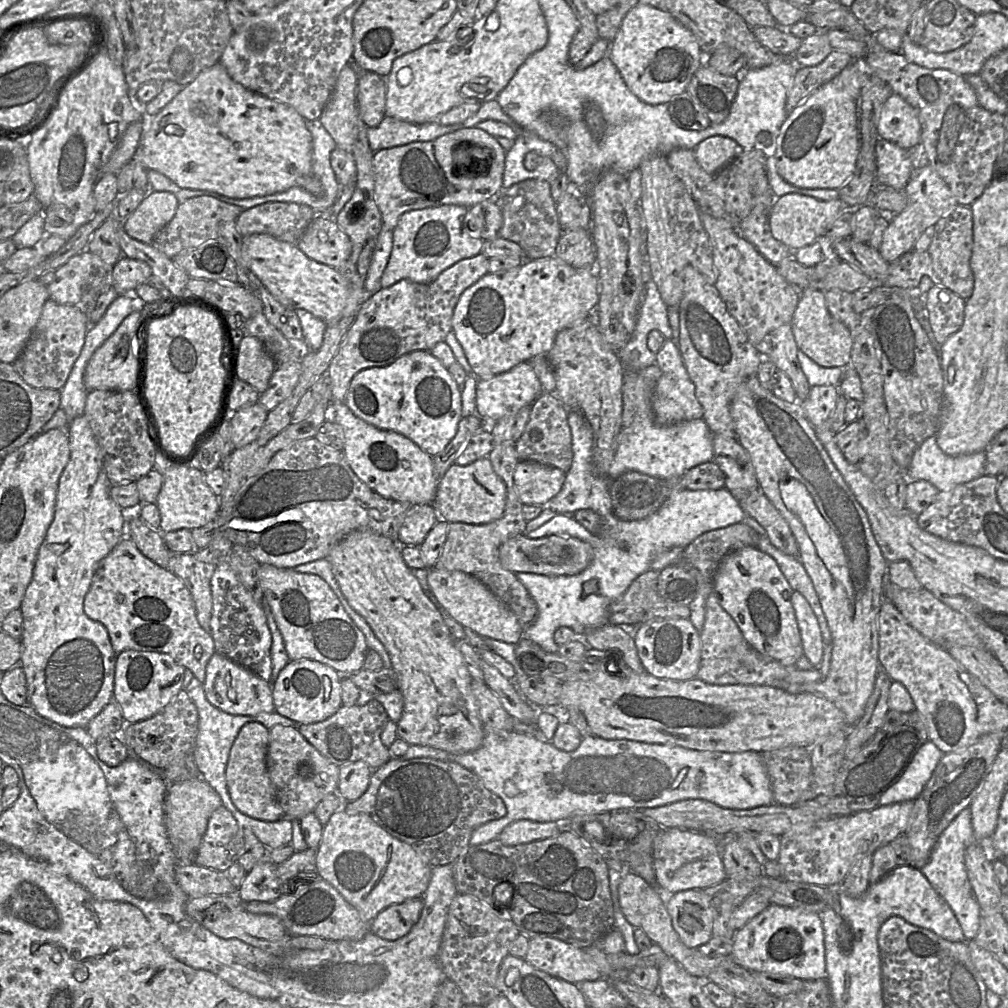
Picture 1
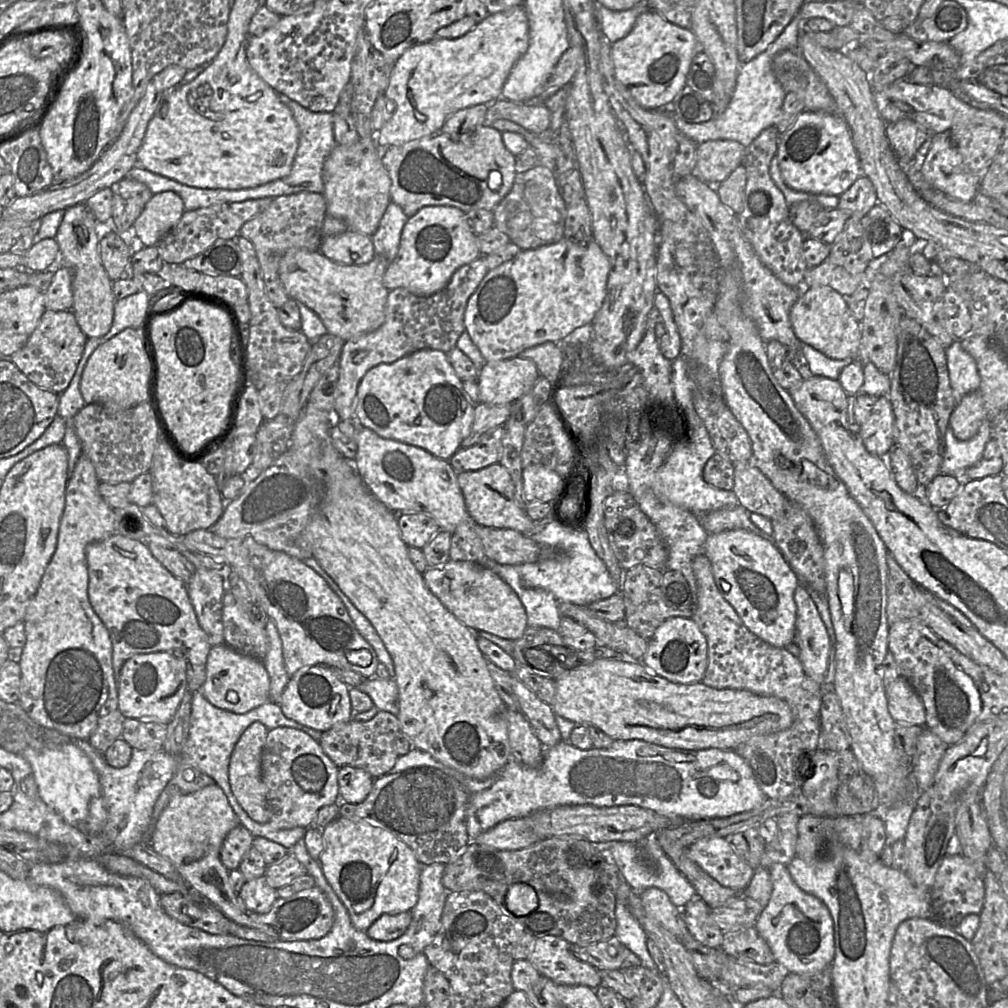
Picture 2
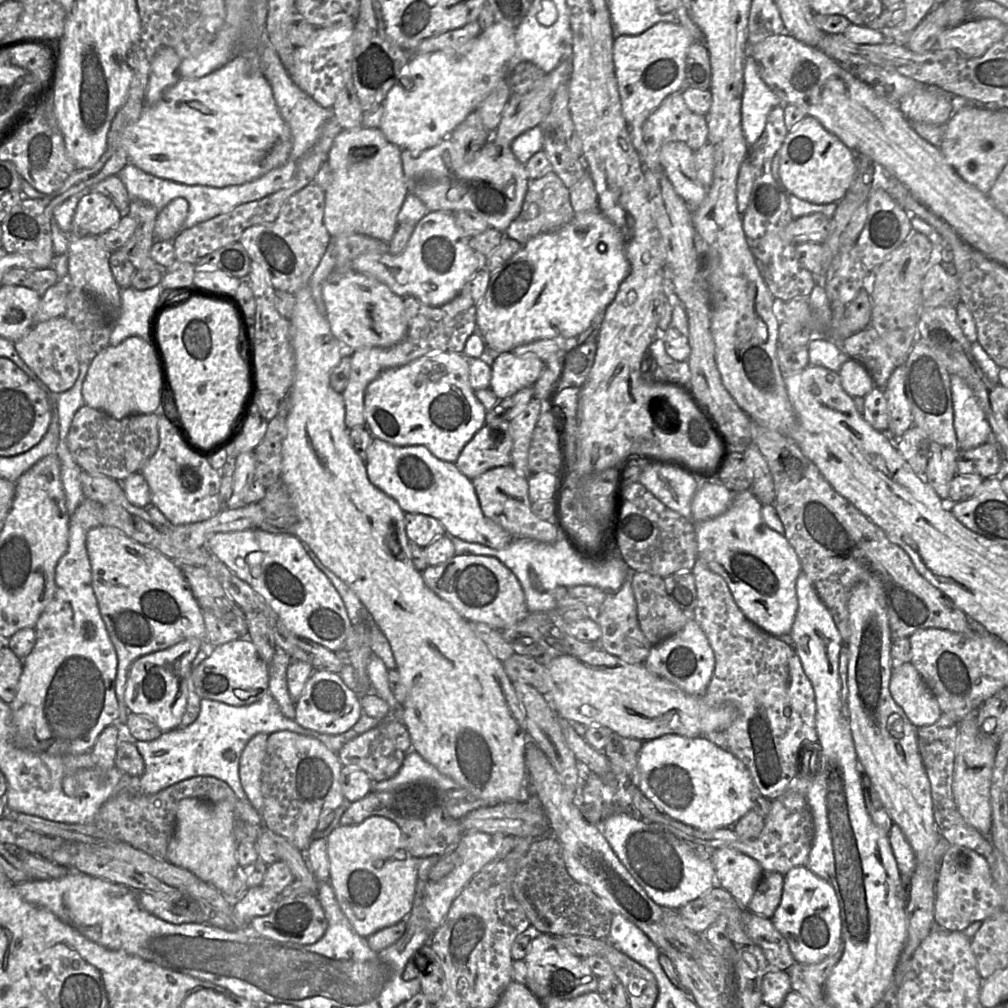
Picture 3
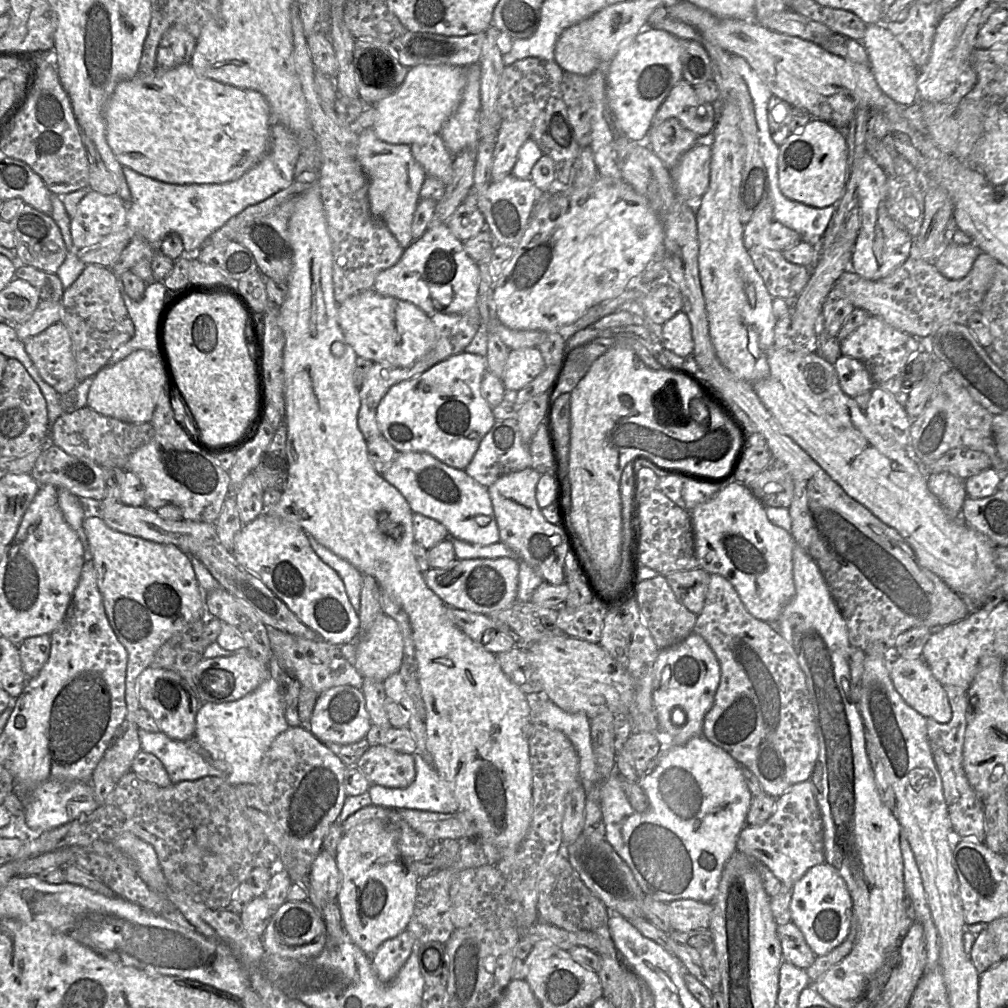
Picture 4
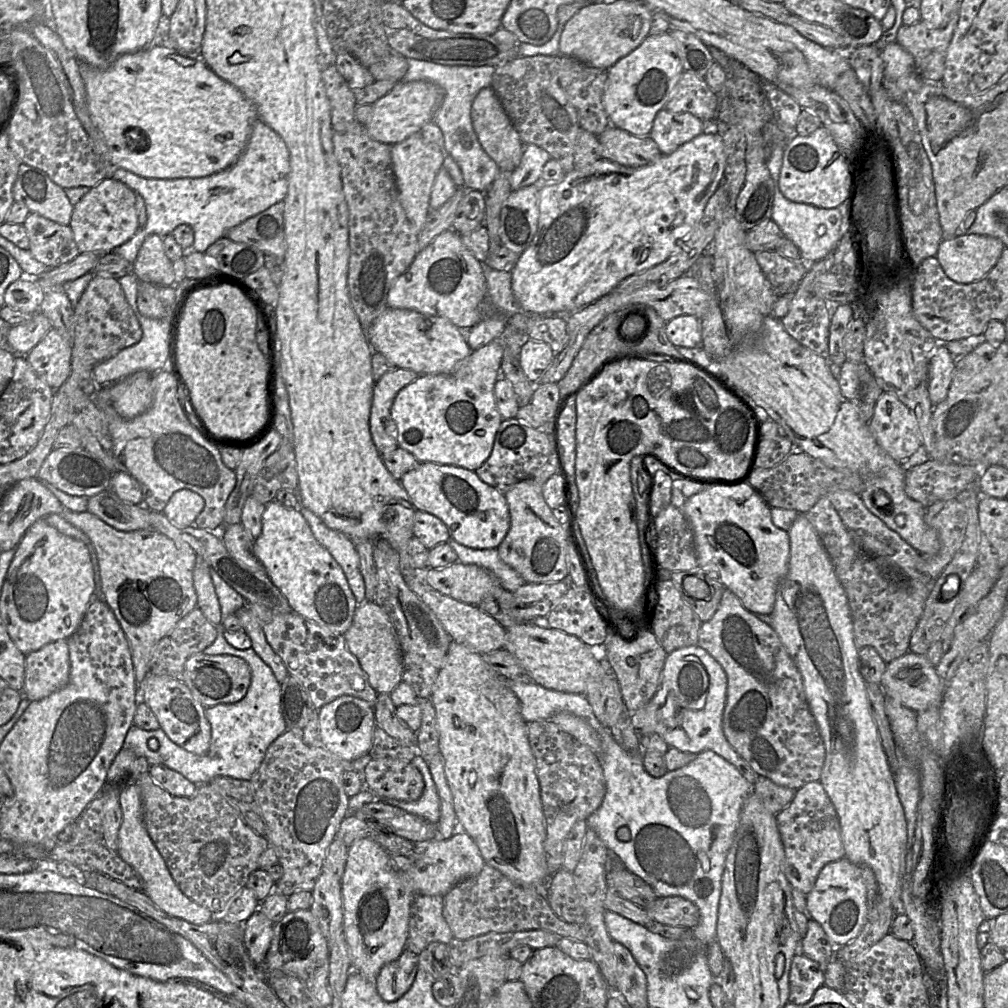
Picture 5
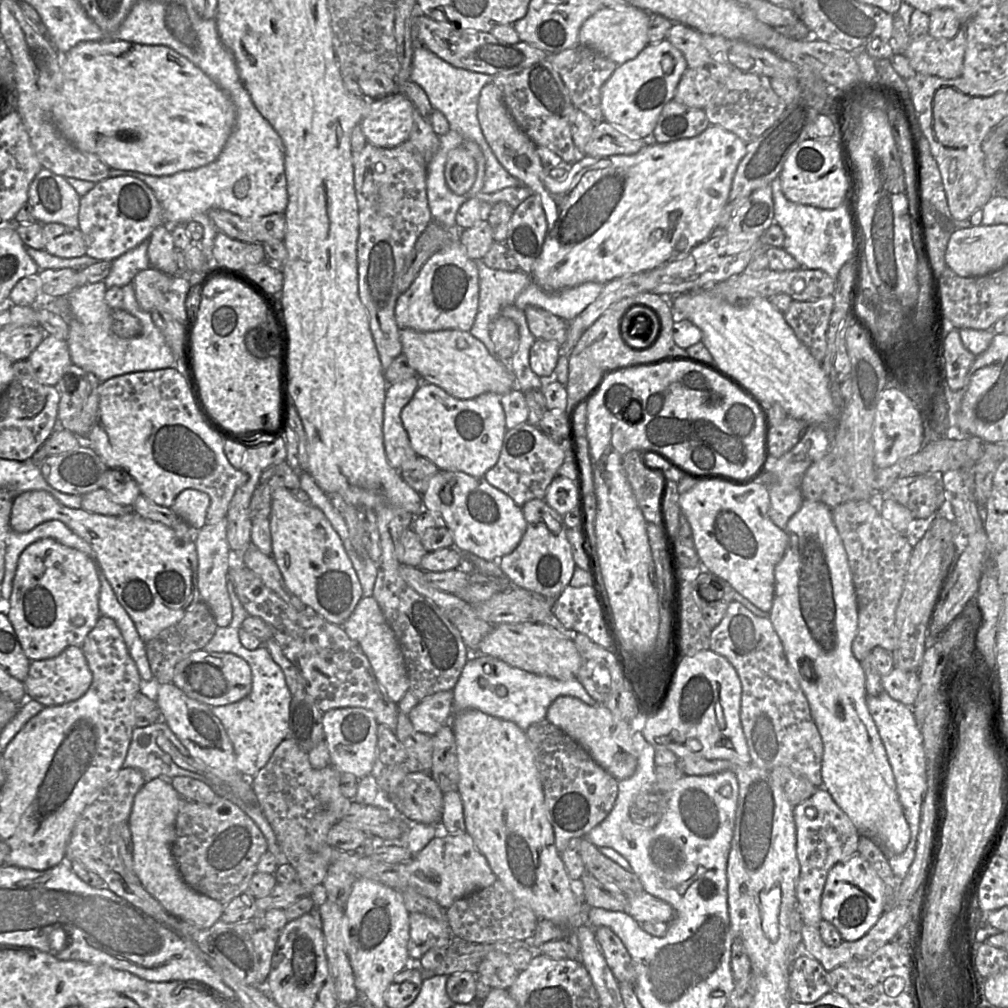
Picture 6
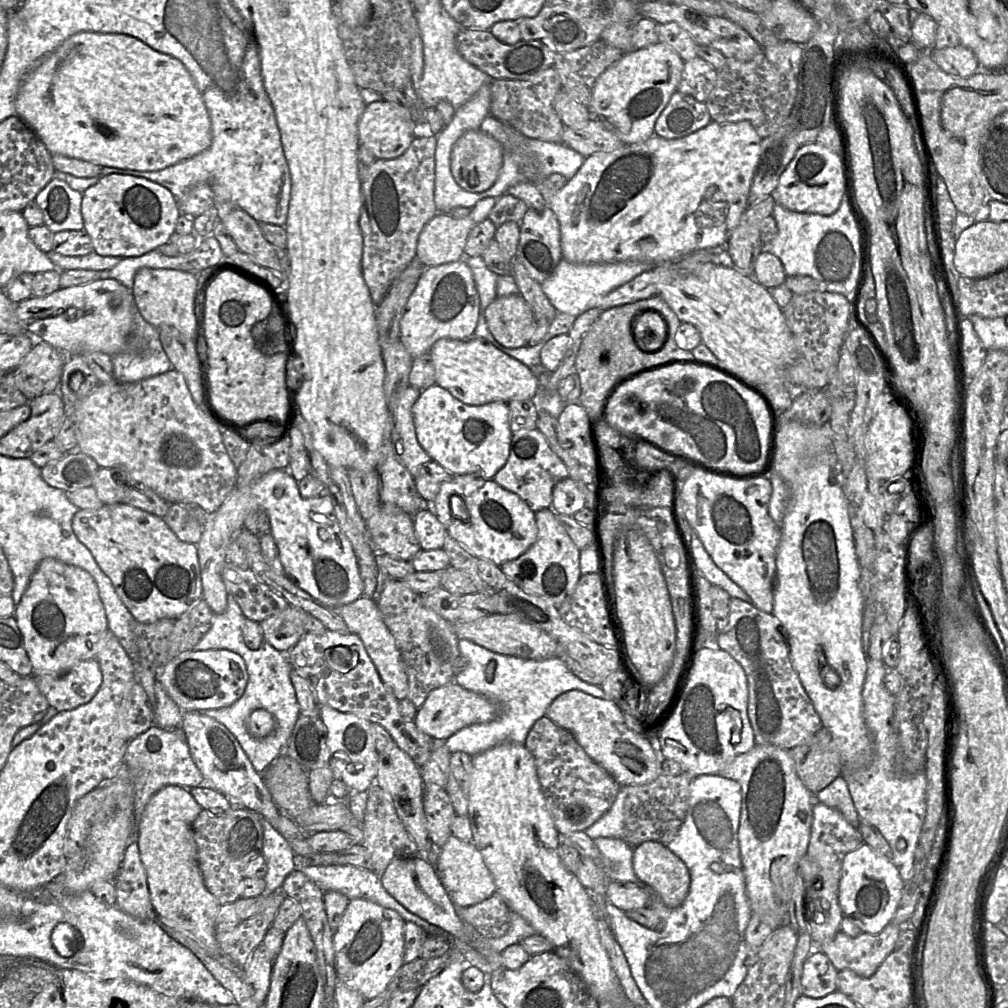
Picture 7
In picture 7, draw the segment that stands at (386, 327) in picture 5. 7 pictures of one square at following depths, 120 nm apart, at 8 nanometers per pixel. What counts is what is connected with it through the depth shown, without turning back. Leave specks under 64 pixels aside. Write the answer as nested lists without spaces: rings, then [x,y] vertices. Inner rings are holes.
[[[474,334],[460,340],[441,338],[433,344],[429,355],[435,369],[436,384],[467,405],[531,400],[539,389],[538,379],[529,367]]]

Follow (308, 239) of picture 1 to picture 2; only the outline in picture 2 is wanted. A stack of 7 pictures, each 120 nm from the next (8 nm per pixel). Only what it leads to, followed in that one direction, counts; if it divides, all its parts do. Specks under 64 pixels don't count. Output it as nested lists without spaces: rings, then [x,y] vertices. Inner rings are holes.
[[[351,229],[323,237],[318,251],[328,259],[345,265],[362,265],[375,257],[371,237]]]

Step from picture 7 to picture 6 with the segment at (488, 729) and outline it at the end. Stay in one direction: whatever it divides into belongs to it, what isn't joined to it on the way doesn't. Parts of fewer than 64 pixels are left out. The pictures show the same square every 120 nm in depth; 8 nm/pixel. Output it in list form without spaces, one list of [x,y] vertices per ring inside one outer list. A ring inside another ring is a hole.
[[[467,649],[467,661],[453,688],[453,716],[466,710],[479,710],[490,716],[511,721],[526,731],[532,724],[546,719],[549,706],[559,696],[572,696],[590,706],[599,705],[577,679],[558,680],[536,675],[508,665],[495,657],[482,655],[484,654],[478,650]],[[497,686],[506,688],[505,696],[501,697],[496,693]]]

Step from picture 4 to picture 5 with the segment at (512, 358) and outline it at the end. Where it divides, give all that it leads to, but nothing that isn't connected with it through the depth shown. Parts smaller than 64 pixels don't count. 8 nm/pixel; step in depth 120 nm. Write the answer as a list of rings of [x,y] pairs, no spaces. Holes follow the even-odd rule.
[[[529,339],[522,346],[518,360],[526,377],[536,382],[552,364],[554,357],[549,344]]]

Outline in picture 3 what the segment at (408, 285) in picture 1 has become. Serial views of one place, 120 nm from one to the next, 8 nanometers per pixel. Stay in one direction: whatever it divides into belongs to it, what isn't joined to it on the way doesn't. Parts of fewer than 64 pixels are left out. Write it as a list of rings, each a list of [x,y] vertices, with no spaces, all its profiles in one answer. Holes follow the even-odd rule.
[[[480,269],[454,299],[442,306],[431,307],[423,304],[417,298],[403,297],[407,321],[405,337],[396,345],[388,348],[369,347],[352,352],[349,382],[342,392],[345,404],[345,424],[349,429],[366,425],[364,415],[365,391],[381,372],[404,366],[427,354],[438,352],[463,353],[467,339],[477,331],[477,308],[486,293],[490,275],[491,273],[486,269]]]

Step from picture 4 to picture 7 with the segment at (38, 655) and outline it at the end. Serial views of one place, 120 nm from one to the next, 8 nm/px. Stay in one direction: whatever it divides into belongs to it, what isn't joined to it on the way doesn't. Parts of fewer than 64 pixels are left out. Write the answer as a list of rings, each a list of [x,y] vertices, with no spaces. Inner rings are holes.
[[[96,659],[81,661],[60,675],[32,676],[49,705],[58,712],[87,704],[96,695],[102,683],[102,672]]]

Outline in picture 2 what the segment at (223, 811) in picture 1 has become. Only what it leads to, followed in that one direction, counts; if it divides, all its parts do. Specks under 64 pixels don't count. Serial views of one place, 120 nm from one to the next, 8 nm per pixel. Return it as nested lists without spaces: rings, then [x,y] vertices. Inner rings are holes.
[[[240,824],[225,837],[220,848],[220,860],[229,870],[238,869],[242,859],[253,846],[254,837]]]

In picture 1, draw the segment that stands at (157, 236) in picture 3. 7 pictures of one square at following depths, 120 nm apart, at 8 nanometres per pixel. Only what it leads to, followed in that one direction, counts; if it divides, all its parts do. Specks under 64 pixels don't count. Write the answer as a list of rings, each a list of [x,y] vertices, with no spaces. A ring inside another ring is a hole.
[[[151,191],[123,221],[123,228],[133,239],[151,244],[157,233],[174,217],[179,202],[167,191]]]

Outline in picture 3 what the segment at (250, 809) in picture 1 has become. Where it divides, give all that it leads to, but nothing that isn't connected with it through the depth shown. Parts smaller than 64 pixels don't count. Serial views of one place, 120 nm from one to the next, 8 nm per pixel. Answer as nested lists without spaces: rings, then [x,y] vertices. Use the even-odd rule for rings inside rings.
[[[258,733],[243,749],[239,760],[239,778],[247,799],[261,816],[263,795],[261,791],[262,763],[266,753],[268,735]]]

